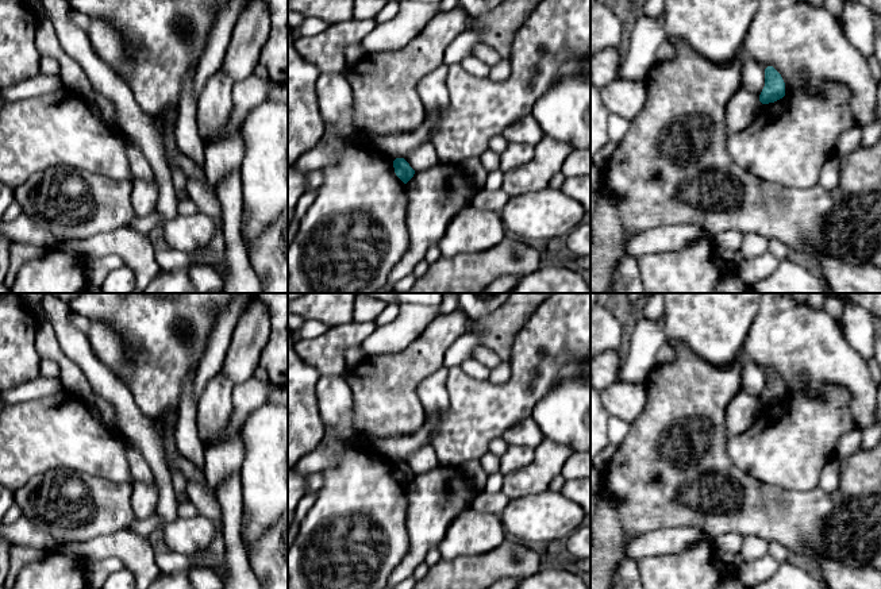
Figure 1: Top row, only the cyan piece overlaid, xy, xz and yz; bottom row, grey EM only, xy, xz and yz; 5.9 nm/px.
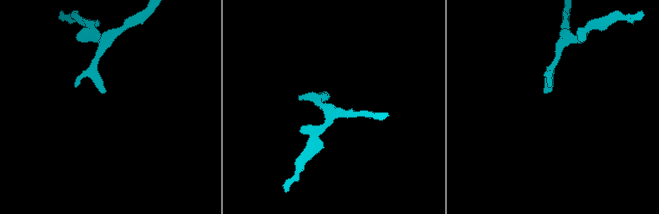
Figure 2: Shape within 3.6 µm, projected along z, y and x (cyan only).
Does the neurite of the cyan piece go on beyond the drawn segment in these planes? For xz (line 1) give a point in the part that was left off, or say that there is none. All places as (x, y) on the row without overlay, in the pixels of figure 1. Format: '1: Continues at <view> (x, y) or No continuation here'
1: No continuation here

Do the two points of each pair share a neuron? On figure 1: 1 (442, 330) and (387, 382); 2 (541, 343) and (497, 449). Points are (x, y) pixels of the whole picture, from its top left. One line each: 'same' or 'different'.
1: same
2: different

